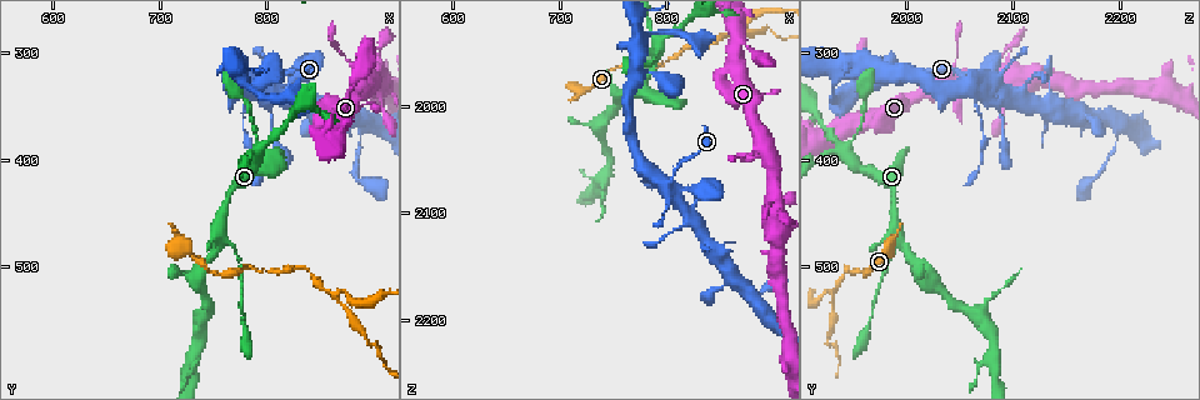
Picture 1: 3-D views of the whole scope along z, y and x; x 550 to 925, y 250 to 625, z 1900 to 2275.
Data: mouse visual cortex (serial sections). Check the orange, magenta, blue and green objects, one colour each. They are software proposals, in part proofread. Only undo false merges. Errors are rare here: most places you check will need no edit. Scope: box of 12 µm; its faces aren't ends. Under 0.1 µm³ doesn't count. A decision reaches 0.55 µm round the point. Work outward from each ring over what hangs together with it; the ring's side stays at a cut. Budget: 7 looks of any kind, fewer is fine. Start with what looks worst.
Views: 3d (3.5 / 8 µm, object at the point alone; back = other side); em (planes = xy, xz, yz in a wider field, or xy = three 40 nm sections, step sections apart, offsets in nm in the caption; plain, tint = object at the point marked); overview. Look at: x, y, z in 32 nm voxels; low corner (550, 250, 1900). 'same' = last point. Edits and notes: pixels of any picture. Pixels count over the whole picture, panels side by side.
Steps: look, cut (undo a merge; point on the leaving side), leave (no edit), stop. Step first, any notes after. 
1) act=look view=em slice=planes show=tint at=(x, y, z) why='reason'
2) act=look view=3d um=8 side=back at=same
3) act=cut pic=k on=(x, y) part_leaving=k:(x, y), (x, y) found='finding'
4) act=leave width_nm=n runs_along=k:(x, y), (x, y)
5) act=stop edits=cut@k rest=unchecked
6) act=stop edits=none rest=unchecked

act=look view=3d um=8 at=(862, 524, 1932) why='three arms meet'

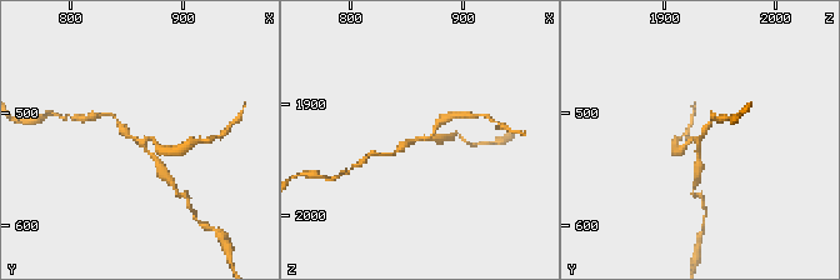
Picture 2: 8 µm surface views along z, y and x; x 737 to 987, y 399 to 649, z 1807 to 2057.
act=look view=3d um=3.5 side=back at=(862, 526, 1932)

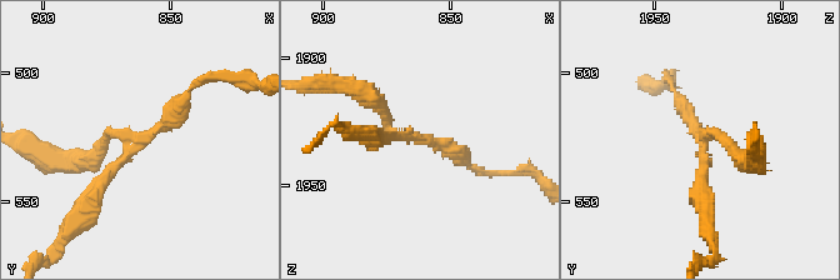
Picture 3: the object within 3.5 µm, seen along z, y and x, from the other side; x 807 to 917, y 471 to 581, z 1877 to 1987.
act=cut pic=3 on=(103, 178) found='a second cell is stuck on'

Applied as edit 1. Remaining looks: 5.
act=look view=overview

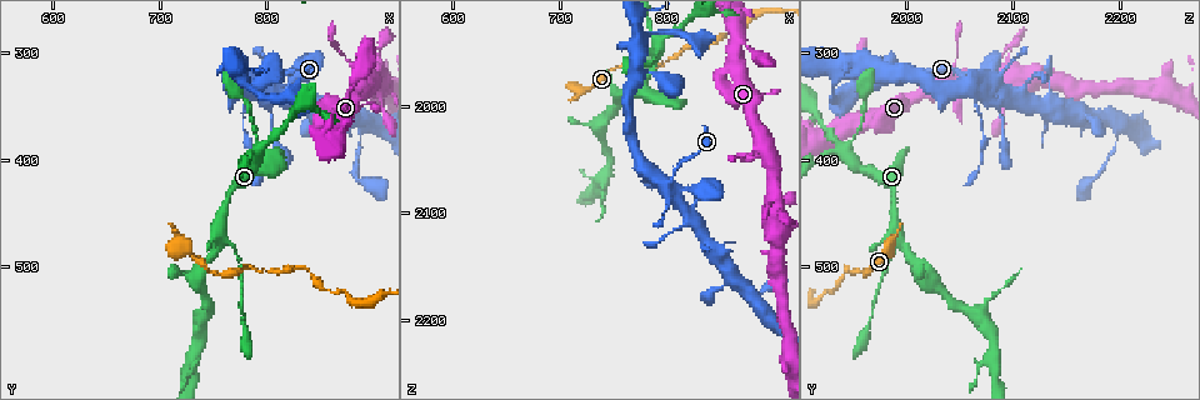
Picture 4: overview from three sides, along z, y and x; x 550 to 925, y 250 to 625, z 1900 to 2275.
act=look view=3d um=3.5 at=(794, 394, 1940) why='four-way junction'

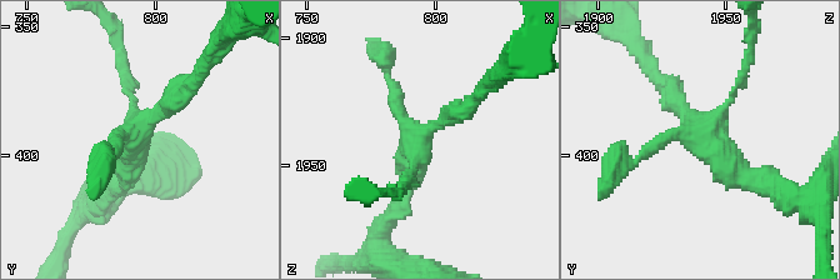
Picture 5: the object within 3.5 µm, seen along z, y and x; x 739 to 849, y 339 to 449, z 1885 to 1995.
act=look view=em slice=xy step=3 show=tint at=(792, 393, 1942) arms=4 arm_widths_nm=100,150,200,250

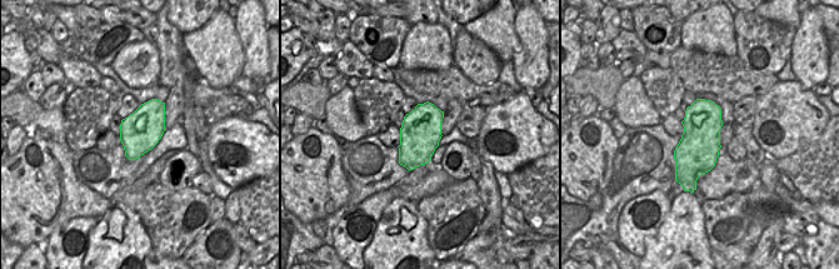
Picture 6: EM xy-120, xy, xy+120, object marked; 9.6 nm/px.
act=leave runs_along=5:(769, 184), (718, 153), (666, 84) found='continuous, no second cell'

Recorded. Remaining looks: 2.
act=look view=3d um=3.5 at=(754, 474, 1992) why='branch point'

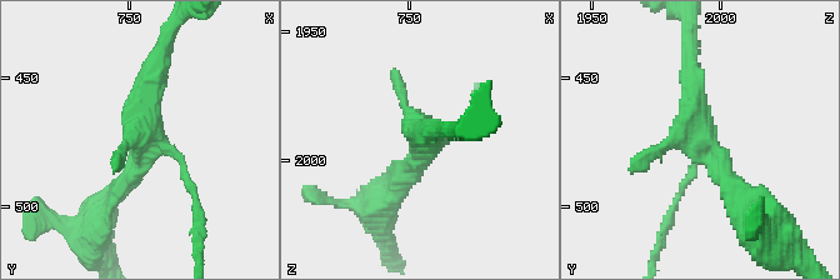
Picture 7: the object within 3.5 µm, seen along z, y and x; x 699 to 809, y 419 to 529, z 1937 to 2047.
act=look view=em slice=xy step=1 show=tint at=(756, 470, 1992)

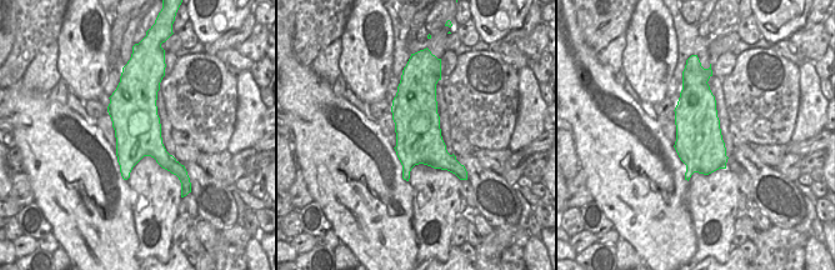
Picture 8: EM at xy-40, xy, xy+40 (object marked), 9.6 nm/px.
act=leave width_nm=440 runs_along=7:(690, 51), (696, 129), (744, 194) found='continuous, no second cell'

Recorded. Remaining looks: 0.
act=stop edits=cut@3 rest=unchecked

